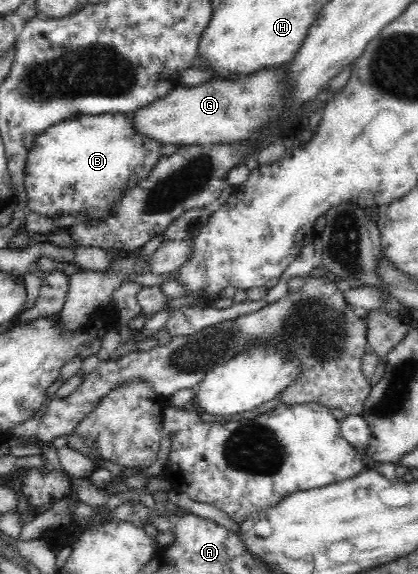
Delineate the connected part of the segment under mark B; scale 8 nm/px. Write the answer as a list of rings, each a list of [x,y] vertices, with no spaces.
[[[128,112],[79,116],[77,119],[52,125],[38,136],[33,147],[27,152],[23,174],[29,210],[44,214],[48,218],[80,213],[82,218],[90,221],[106,219],[116,200],[142,179],[147,179],[154,166],[165,157],[161,152],[164,144],[139,134],[130,120],[133,120],[133,113]]]

